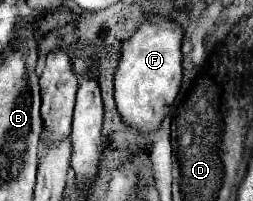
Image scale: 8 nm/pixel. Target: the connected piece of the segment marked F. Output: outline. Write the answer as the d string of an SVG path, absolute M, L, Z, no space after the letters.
M150 17L146 23L138 27L138 31L128 39L128 45L124 45L116 75L114 75L114 87L116 87L116 107L122 117L122 121L140 131L140 133L152 133L160 127L162 119L166 117L168 109L172 107L180 85L182 85L182 29L174 21L166 17Z

